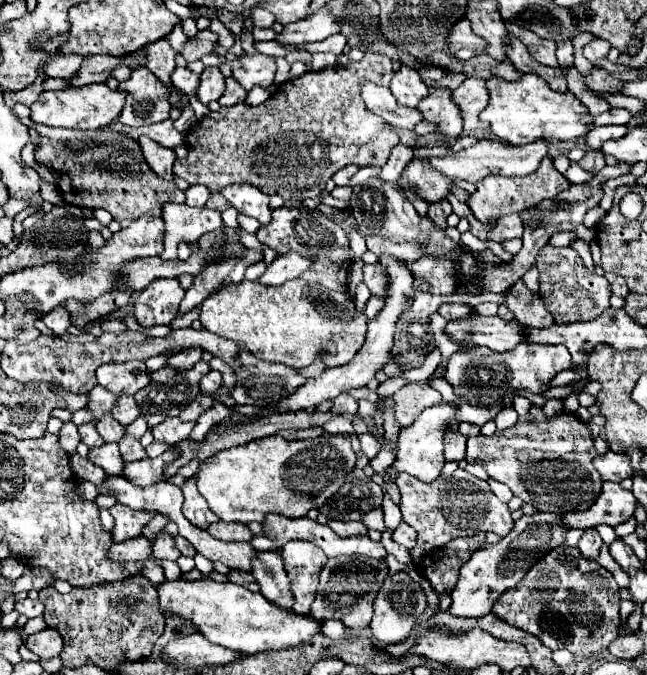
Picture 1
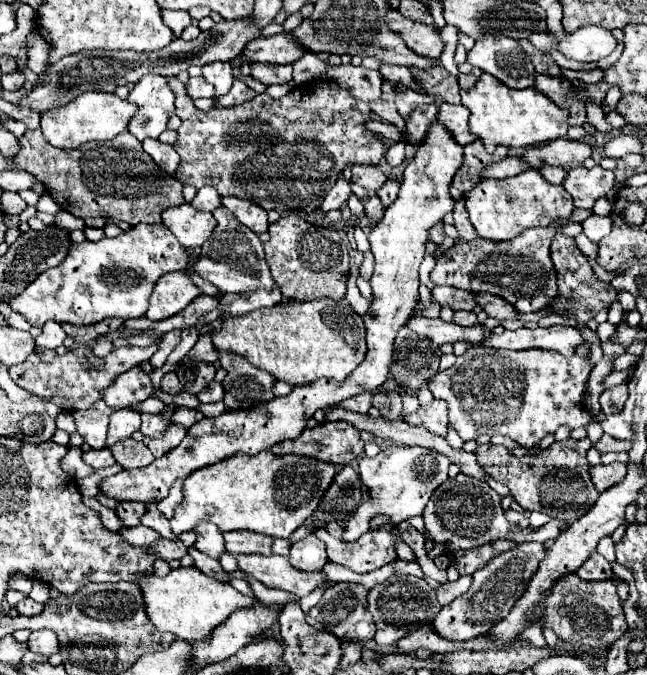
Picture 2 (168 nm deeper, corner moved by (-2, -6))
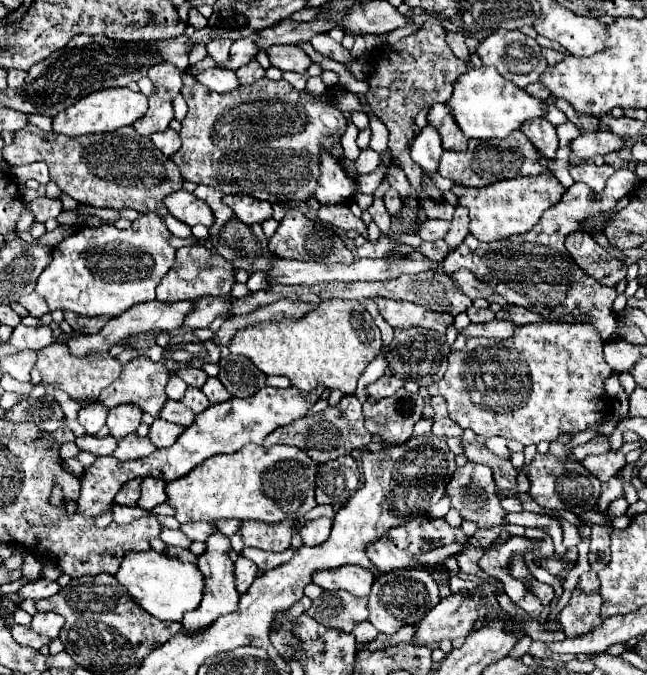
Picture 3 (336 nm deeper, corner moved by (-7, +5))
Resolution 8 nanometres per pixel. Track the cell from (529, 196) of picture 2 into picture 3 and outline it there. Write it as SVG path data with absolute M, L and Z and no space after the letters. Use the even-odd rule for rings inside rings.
M516 177L498 181L486 187L462 187L454 185L452 193L458 198L458 203L470 211L470 235L478 241L496 241L510 235L520 235L532 229L542 213L556 205L566 191L556 177Z

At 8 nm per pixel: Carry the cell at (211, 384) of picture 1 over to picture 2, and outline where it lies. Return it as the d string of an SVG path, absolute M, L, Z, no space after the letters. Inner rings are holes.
M211 382L207 384L199 394L197 394L199 402L219 402L223 400L223 386L221 382Z

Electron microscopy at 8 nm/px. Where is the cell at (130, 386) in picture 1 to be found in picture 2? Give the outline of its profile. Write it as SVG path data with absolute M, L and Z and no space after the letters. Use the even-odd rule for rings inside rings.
M135 366L131 370L119 374L105 388L103 400L109 404L109 408L121 410L121 408L147 400L151 394L153 394L153 384L151 384L149 376L139 366Z

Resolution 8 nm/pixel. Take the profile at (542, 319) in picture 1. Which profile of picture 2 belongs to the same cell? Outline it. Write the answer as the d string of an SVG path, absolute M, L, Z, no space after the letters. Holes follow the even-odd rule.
M477 294L477 302L479 302L481 310L485 310L491 318L497 318L499 322L503 322L503 320L517 320L517 316L519 316L517 310L513 308L513 304L509 304L501 296Z

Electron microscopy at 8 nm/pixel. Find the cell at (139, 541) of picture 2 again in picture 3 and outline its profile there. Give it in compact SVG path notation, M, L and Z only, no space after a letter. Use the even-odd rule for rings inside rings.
M162 529L160 539L168 545L178 545L178 547L190 547L192 545L192 541L182 531L172 531L172 529Z

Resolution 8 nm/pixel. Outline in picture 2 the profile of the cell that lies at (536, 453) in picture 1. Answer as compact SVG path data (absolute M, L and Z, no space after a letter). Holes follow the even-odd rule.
M589 438L581 440L565 440L565 442L553 442L547 450L541 450L537 454L525 454L525 456L513 456L511 450L495 444L477 446L475 456L481 468L495 478L497 482L505 484L509 492L513 494L515 502L519 502L525 510L539 510L543 514L549 514L553 518L561 518L565 522L577 520L577 516L583 516L593 504L597 502L599 492L595 490L587 462L587 450L591 448Z

